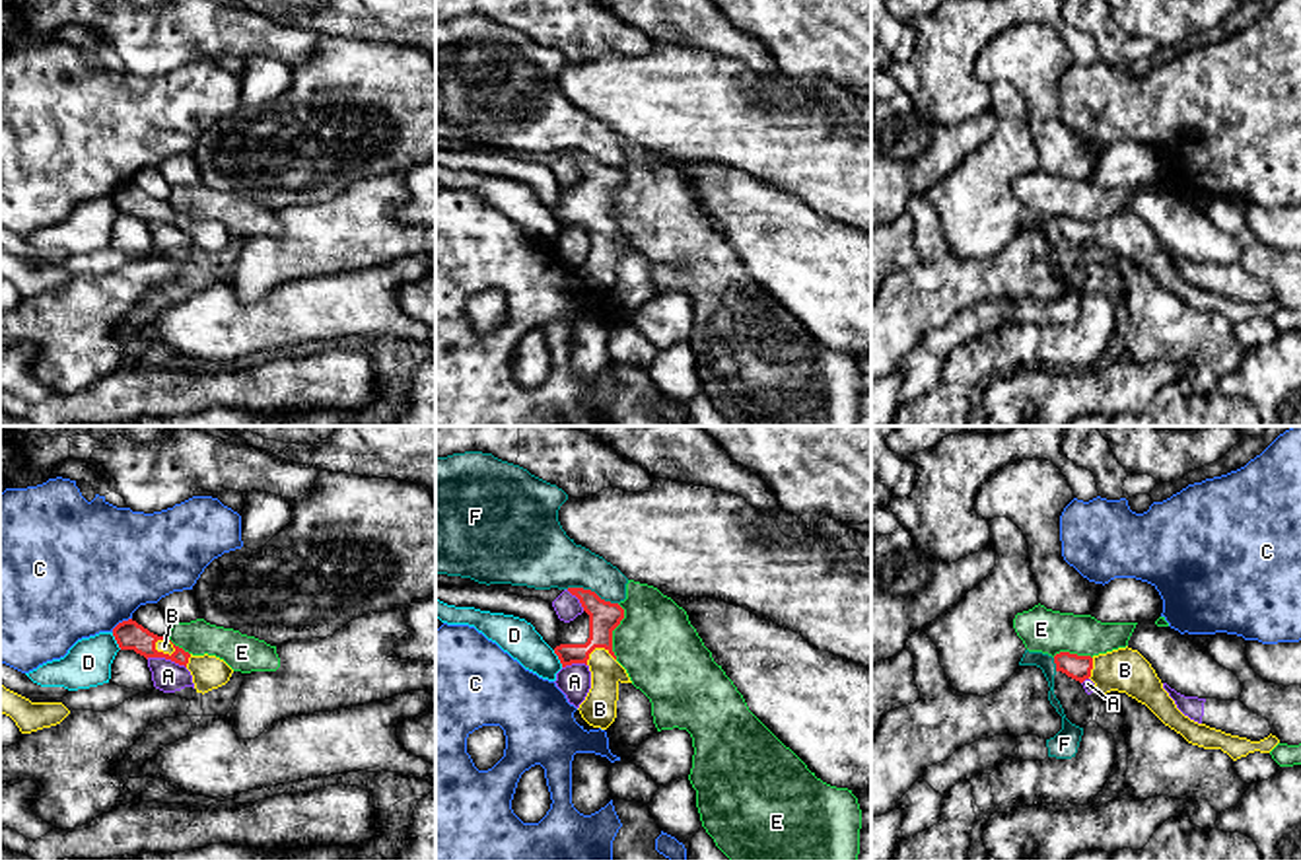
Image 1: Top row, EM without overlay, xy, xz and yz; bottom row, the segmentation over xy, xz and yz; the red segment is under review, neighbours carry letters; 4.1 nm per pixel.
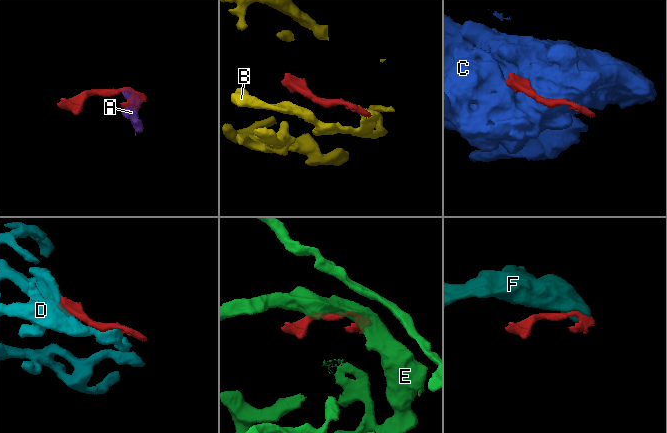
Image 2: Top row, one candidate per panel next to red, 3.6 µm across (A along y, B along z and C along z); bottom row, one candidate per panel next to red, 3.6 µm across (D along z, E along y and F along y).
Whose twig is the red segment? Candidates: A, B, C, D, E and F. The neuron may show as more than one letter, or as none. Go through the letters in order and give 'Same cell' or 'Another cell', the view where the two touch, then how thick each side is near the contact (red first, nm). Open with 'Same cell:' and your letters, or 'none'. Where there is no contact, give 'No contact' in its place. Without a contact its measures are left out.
Same cell: B
A: Another cell. Touches red in xy. Thickness 120 nm (red) against 130 nm
B: Same cell. Touches red in xz. Thickness 130 nm (red) against 140 nm
C: Another cell. Touches red in xy. Thickness 120 nm (red) against 500 nm
D: Another cell. Touches red in xy. Thickness 120 nm (red) against 190 nm
E: Another cell. Touches red in xz. Thickness 130 nm (red) against 340 nm
F: Another cell. Touches red in xz. Thickness 130 nm (red) against 280 nm

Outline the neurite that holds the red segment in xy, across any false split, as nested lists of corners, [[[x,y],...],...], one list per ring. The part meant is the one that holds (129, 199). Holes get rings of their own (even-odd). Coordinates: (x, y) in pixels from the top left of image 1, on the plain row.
[[[132,183],[119,187],[113,193],[113,200],[121,214],[134,214],[146,224],[165,222],[185,230],[193,239],[196,257],[202,259],[226,249],[233,237],[233,233],[224,224],[208,218],[193,220],[175,210],[169,200],[158,200]]]

